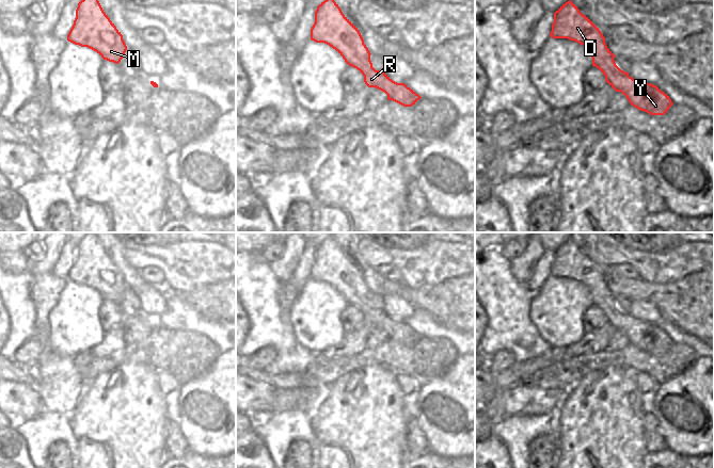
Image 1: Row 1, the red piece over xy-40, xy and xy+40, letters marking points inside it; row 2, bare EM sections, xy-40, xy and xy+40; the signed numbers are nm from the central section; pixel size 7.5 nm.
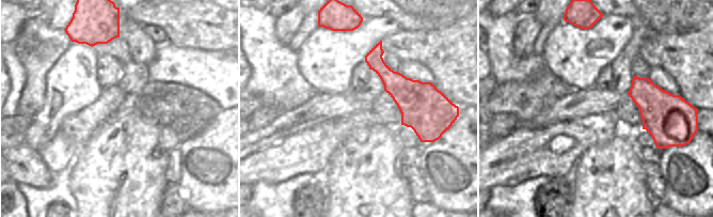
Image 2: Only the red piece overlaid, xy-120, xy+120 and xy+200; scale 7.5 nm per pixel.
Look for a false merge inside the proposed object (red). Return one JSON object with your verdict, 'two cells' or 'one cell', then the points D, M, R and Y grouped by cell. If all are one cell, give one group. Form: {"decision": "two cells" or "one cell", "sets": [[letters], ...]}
{"decision": "one cell", "sets": [["D", "M", "R", "Y"]]}

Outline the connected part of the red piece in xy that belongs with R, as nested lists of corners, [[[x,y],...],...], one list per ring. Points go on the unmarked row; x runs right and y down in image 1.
[[[332,235],[317,245],[311,278],[335,288],[349,305],[356,307],[364,314],[364,321],[368,326],[384,330],[387,339],[412,345],[422,337],[404,322],[397,322],[383,309],[372,306],[371,292],[364,283],[360,270],[343,253]]]

